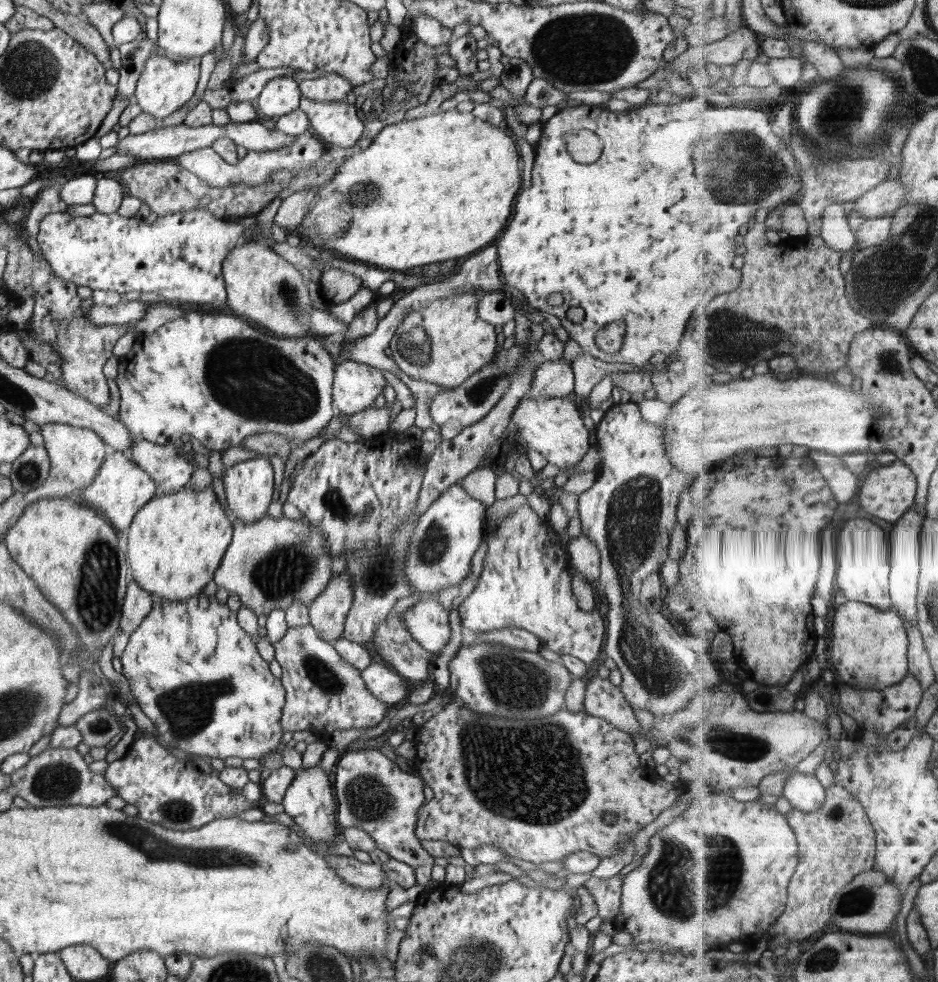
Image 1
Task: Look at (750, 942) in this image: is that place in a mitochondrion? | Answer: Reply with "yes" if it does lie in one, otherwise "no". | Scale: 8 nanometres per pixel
no

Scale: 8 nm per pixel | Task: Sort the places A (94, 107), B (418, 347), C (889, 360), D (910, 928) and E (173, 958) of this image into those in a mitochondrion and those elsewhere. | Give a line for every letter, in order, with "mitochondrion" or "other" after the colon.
A: other
B: mitochondrion
C: mitochondrion
D: other
E: other

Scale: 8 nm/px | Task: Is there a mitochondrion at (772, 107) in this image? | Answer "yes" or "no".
no

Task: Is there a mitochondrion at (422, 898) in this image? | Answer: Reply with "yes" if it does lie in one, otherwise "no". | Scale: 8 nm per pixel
no

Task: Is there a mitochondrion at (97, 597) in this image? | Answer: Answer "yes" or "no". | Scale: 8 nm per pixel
yes

